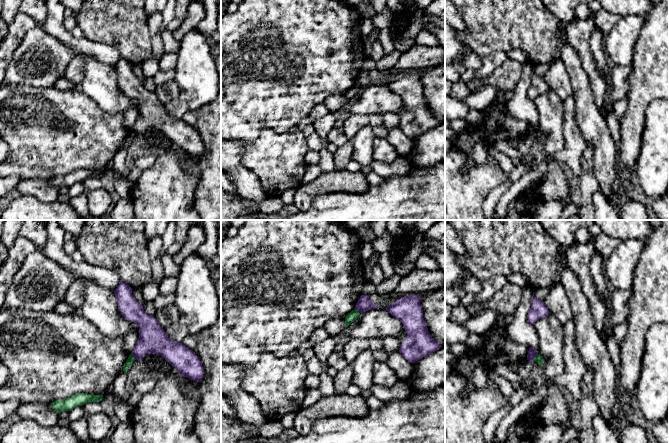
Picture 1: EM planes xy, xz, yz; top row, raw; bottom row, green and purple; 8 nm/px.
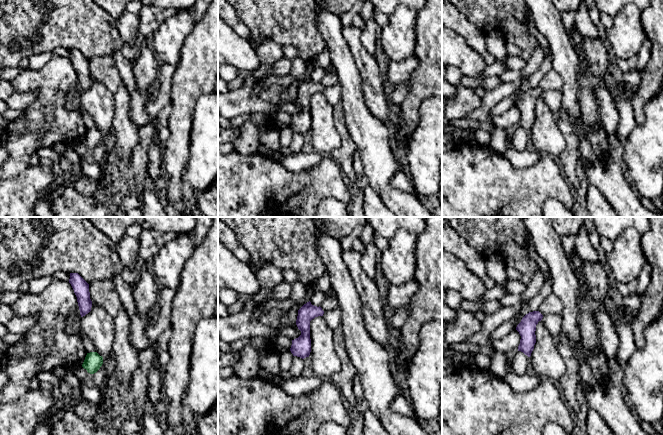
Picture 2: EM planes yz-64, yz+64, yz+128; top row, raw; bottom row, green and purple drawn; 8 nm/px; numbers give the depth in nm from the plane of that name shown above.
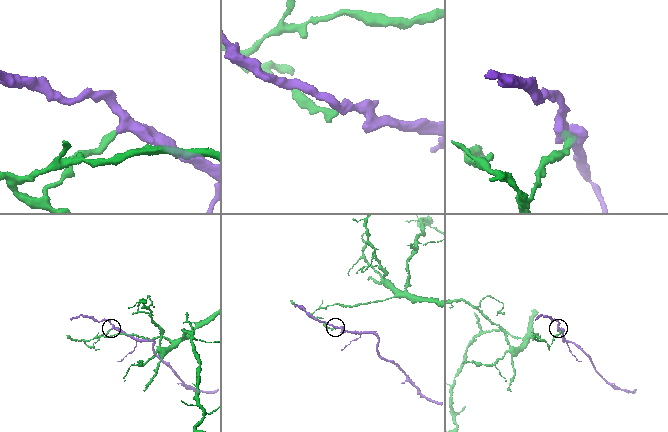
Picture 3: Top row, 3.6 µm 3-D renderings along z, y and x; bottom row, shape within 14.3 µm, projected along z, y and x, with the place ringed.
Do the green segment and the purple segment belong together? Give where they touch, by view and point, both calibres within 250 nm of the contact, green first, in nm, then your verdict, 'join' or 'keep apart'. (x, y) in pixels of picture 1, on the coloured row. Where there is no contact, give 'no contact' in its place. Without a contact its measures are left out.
yz (535, 357) | 60/70 nm | keep apart

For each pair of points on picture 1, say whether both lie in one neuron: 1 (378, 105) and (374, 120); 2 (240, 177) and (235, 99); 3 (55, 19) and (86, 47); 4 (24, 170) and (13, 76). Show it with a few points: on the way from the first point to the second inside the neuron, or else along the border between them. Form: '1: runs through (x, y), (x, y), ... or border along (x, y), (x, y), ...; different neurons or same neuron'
1: border along (352, 114), (379, 114), (381, 116); different neurons
2: border along (231, 139), (237, 139), (241, 142); different neurons
3: runs through (57, 28), (71, 42), (77, 44); same neuron
4: border along (10, 84), (21, 84), (37, 88); different neurons

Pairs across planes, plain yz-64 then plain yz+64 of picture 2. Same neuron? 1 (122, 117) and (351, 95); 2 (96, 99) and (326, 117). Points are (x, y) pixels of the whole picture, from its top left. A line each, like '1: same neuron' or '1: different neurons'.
1: different neurons
2: same neuron

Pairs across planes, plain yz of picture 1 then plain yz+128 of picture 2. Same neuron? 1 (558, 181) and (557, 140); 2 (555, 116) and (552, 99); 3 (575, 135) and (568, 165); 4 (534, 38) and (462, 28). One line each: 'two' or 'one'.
1: two
2: two
3: one
4: two

